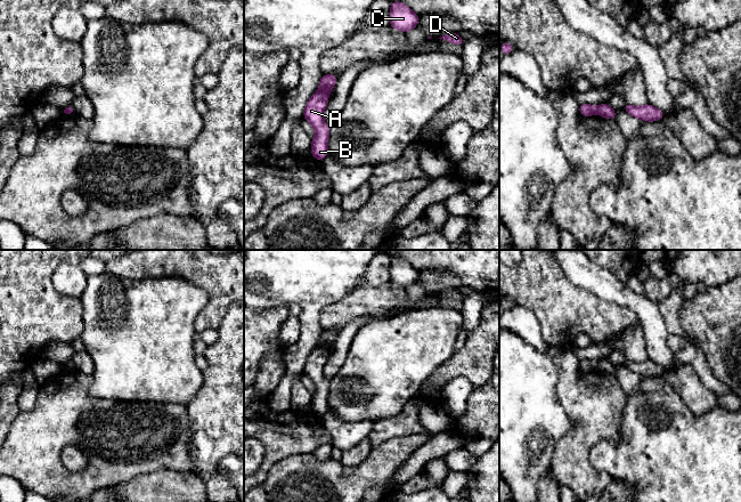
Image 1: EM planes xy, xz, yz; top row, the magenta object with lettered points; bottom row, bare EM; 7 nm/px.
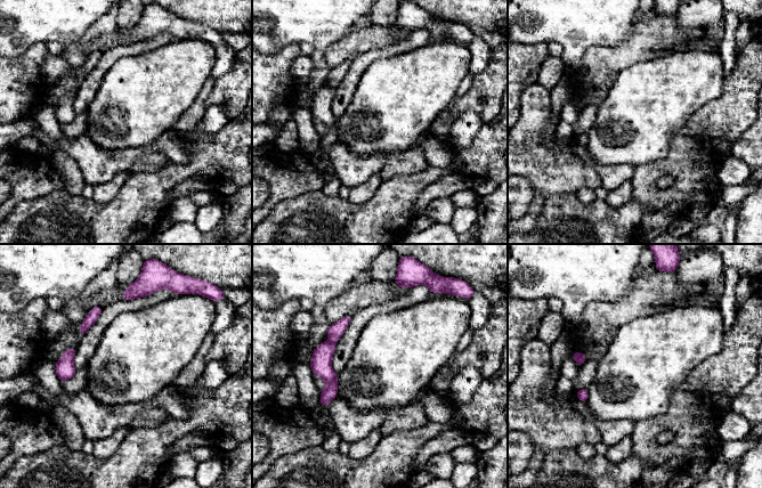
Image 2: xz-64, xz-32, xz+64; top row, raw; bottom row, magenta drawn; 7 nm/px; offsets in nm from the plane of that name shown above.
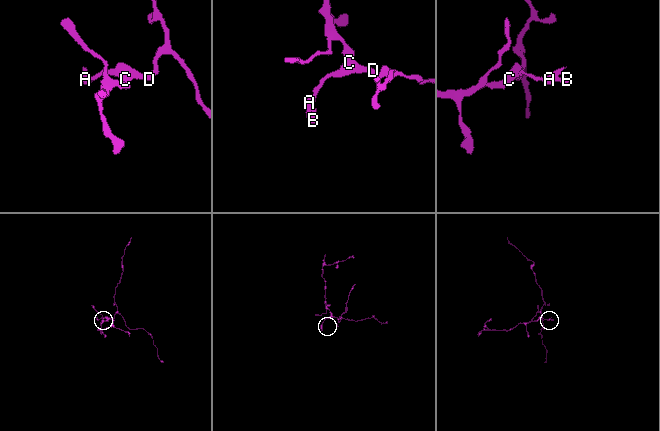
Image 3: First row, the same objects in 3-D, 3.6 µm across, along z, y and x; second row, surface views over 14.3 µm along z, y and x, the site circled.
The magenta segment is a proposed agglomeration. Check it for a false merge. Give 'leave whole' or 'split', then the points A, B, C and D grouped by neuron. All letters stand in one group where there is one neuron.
split | A B / C D

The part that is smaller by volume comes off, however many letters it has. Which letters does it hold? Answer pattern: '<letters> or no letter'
A, B

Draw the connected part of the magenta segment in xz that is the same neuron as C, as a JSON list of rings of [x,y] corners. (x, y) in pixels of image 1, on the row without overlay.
[[[392,257],[390,262],[390,282],[402,288],[409,288],[418,280],[420,272],[408,261],[399,257]]]

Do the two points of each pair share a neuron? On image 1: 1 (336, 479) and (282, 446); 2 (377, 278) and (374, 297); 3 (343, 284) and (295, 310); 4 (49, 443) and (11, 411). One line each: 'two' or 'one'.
1: two
2: two
3: two
4: two

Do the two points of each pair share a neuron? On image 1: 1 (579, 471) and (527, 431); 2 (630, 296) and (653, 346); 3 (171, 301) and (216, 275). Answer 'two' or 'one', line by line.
1: two
2: one
3: two

